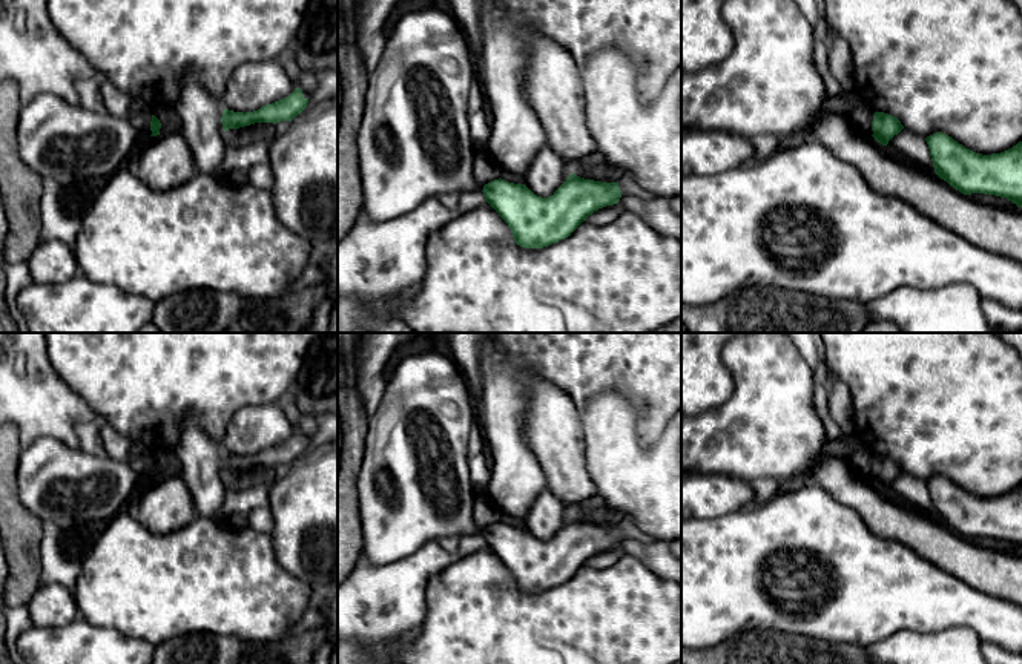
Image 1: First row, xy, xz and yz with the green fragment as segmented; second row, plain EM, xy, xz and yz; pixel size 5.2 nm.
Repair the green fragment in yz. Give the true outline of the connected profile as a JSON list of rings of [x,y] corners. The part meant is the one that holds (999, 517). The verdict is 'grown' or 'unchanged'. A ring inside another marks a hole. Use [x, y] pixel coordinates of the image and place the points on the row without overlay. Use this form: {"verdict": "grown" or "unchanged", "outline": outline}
{"verdict": "unchanged", "outline": [[[942,475],[927,480],[925,485],[935,517],[953,532],[964,538],[985,537],[1007,541],[1017,551],[1022,551],[1022,485],[1008,494],[991,498],[976,497]]]}

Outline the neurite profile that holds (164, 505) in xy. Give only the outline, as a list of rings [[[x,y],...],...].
[[[181,474],[146,482],[137,497],[140,523],[158,535],[178,531],[198,517]]]

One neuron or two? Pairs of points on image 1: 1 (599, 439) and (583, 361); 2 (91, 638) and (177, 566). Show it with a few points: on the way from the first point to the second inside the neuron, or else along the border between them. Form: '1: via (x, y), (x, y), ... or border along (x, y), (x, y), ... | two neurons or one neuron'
1: border along (628, 397), (619, 391), (597, 391), (579, 410) | two neurons
2: border along (79, 615), (94, 624), (109, 626), (138, 640) | two neurons

